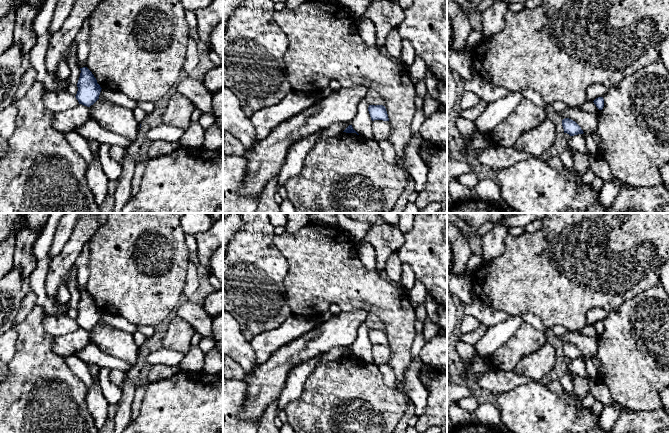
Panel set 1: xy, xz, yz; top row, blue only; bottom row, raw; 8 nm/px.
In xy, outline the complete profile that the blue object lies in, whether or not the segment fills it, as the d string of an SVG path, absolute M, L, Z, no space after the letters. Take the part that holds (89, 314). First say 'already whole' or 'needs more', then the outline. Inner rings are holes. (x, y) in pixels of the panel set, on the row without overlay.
already whole; M87 291L80 292L80 294L81 297L77 307L78 315L75 321L79 328L90 331L99 323L102 312Z

